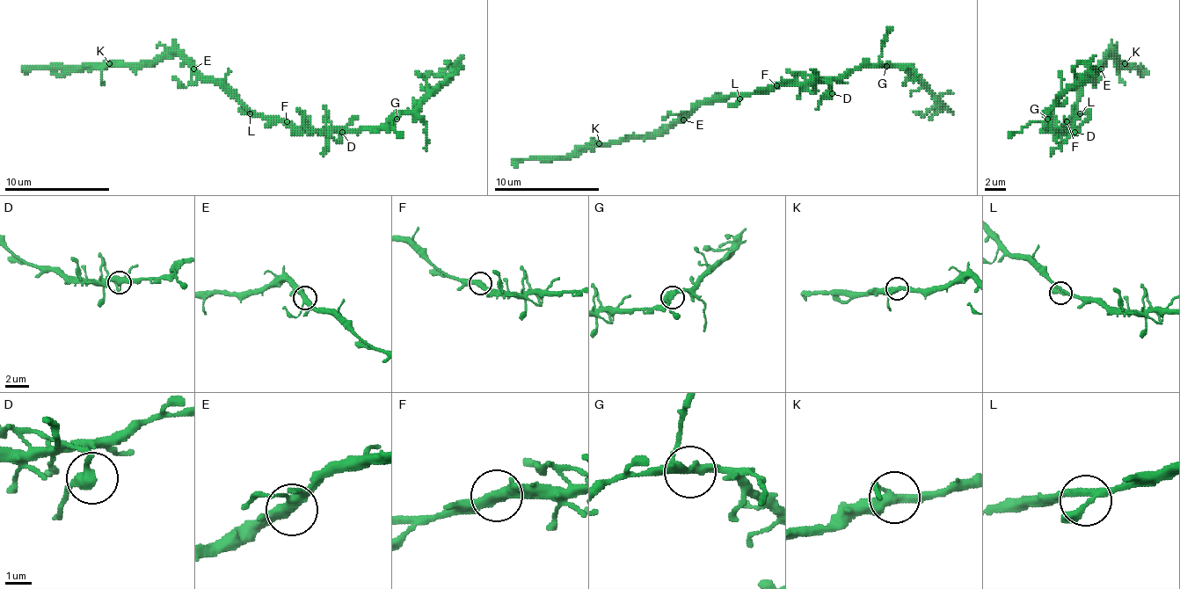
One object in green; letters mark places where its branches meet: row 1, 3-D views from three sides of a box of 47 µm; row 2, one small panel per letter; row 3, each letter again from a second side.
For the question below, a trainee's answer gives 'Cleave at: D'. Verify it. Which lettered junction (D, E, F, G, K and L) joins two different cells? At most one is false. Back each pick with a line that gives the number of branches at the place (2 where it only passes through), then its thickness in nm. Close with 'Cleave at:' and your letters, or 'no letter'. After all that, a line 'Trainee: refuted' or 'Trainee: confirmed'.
Cleave at: no letter
Trainee: refuted

